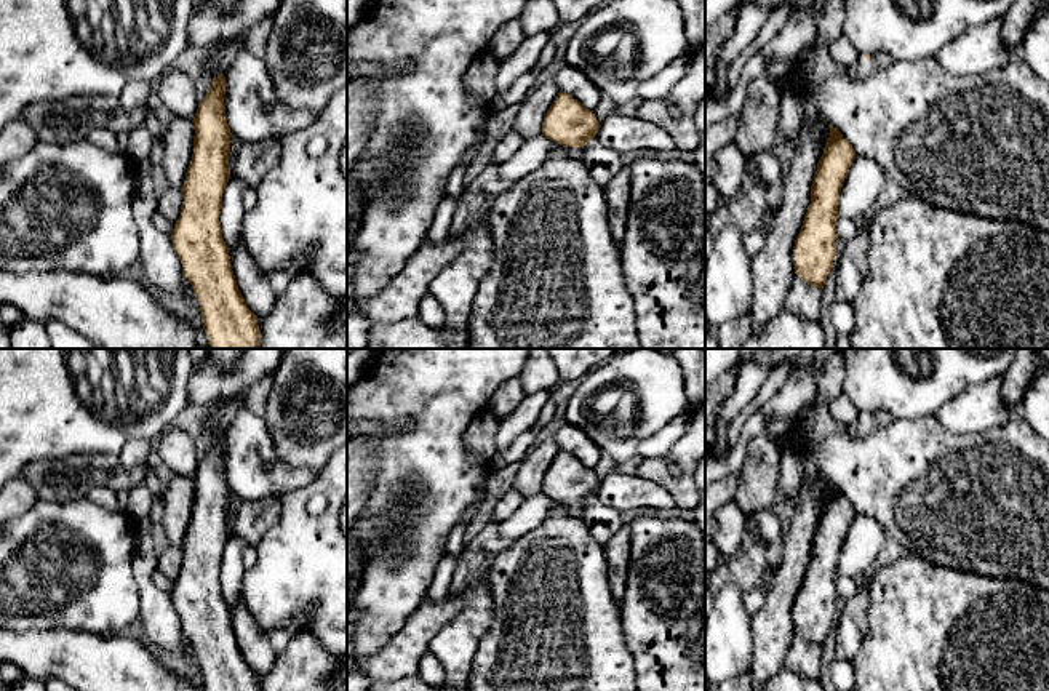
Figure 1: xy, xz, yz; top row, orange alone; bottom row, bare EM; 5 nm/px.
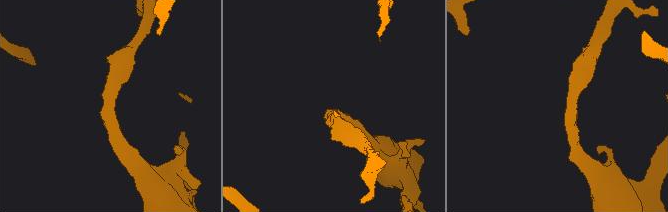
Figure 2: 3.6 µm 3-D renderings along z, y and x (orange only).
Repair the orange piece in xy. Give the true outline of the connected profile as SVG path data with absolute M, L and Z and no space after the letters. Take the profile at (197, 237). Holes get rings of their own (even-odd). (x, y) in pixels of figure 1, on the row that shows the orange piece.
M224 74L214 77L195 117L192 120L182 117L171 120L163 131L160 168L168 184L179 189L184 197L181 216L171 232L171 242L181 259L182 274L198 301L209 349L261 349L257 317L249 310L238 290L219 222L222 194L230 179L232 133L224 107L225 86Z

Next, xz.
M555 78L537 83L526 99L521 102L512 130L515 130L524 141L544 134L550 141L563 147L585 147L585 144L596 136L600 123L593 110L584 107L577 99L568 93L561 93Z

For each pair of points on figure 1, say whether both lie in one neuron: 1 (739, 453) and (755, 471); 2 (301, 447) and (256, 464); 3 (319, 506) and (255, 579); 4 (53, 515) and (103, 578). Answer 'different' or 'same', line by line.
1: different
2: different
3: different
4: same

